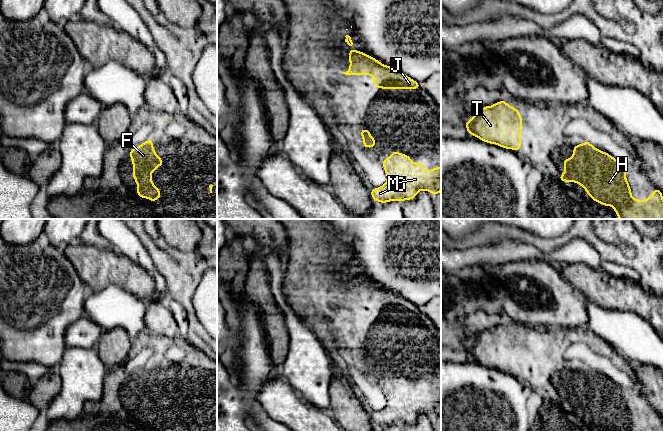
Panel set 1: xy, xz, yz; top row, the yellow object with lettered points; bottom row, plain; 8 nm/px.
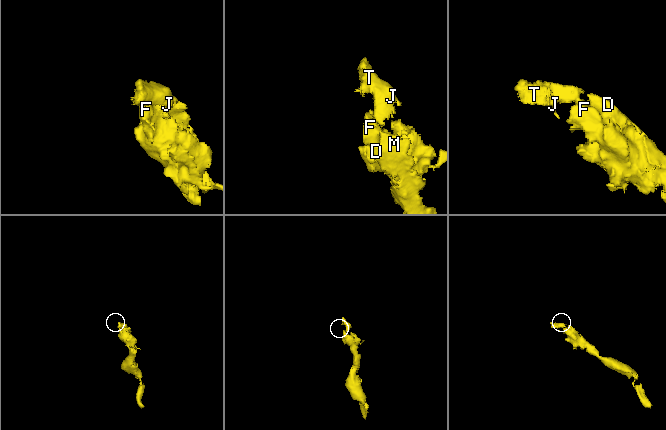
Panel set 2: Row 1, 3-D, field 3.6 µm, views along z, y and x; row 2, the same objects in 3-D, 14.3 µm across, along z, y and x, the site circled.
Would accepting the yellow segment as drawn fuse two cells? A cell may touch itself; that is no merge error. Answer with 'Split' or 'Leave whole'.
Leave whole

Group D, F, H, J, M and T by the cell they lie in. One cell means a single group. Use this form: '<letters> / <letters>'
D F H J M T

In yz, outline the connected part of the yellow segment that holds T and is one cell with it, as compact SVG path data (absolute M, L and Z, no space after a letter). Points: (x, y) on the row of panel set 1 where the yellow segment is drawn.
M503 99L479 109L465 123L468 134L505 149L521 150L521 113Z

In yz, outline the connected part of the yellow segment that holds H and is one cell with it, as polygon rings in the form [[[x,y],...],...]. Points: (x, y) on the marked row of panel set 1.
[[[589,141],[573,147],[573,157],[563,159],[565,171],[557,178],[562,182],[576,182],[585,187],[585,192],[594,202],[612,206],[619,219],[663,219],[663,194],[655,187],[648,200],[632,197],[631,188],[625,176],[627,167],[610,154],[595,148]]]

